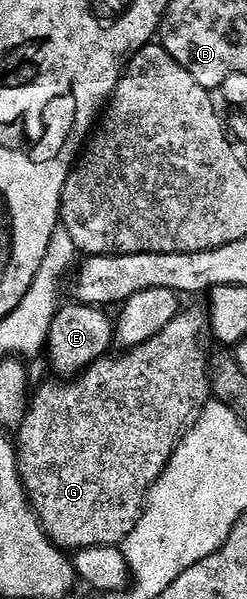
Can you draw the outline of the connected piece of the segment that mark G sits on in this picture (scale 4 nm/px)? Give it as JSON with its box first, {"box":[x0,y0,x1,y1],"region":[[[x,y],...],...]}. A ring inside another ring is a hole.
{"box":[16,308,212,551],"region":[[[183,308],[164,327],[158,335],[152,335],[148,343],[135,349],[119,352],[119,357],[107,355],[95,365],[89,365],[83,373],[73,379],[50,379],[47,385],[33,390],[30,398],[30,410],[24,415],[24,423],[16,431],[16,452],[18,454],[18,474],[22,477],[22,486],[26,489],[26,498],[34,512],[38,514],[38,522],[42,524],[42,532],[63,551],[77,551],[86,548],[100,548],[102,545],[121,546],[126,536],[136,527],[142,510],[146,504],[146,496],[156,479],[164,471],[164,467],[172,459],[175,447],[182,439],[182,434],[193,426],[202,414],[202,408],[212,400],[210,392],[210,357],[202,346],[202,332],[208,329],[208,317],[198,309]]]}

